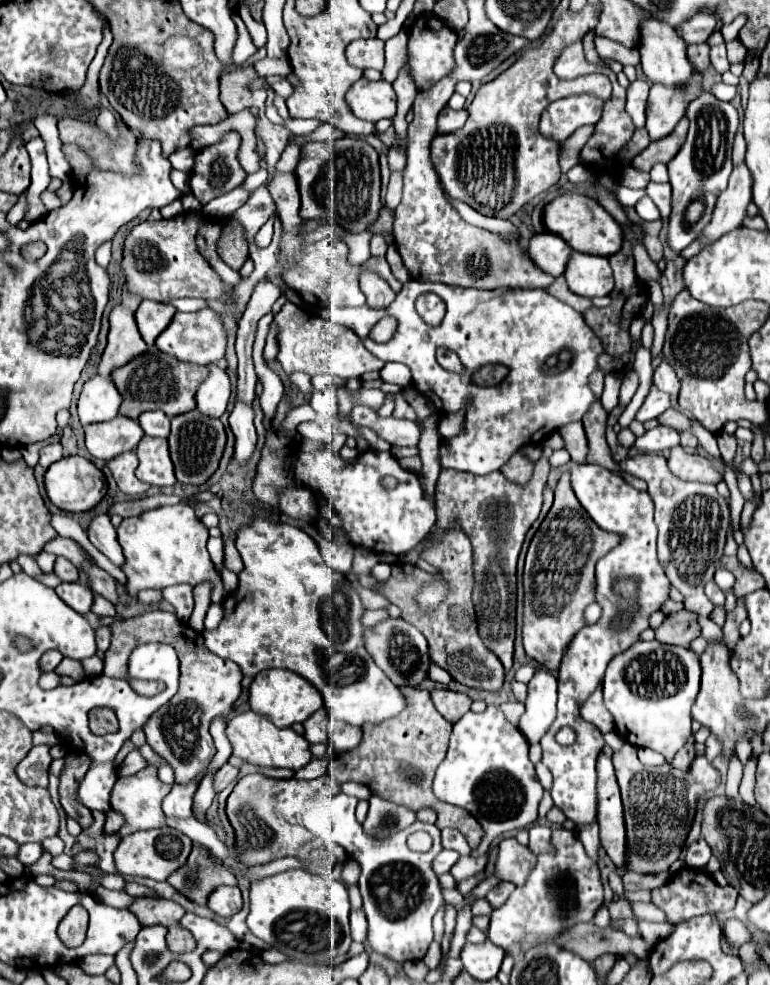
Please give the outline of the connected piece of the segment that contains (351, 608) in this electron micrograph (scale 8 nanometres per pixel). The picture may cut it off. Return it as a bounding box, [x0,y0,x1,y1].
[202,517,404,727]

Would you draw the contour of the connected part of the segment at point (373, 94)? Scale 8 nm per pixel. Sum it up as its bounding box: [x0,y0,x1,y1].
[346,79,396,123]

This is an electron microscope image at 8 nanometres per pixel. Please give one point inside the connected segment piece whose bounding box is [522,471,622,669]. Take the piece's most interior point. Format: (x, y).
(559, 575)

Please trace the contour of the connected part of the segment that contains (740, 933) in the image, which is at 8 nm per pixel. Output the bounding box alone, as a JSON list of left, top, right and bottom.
[724,919,752,949]

